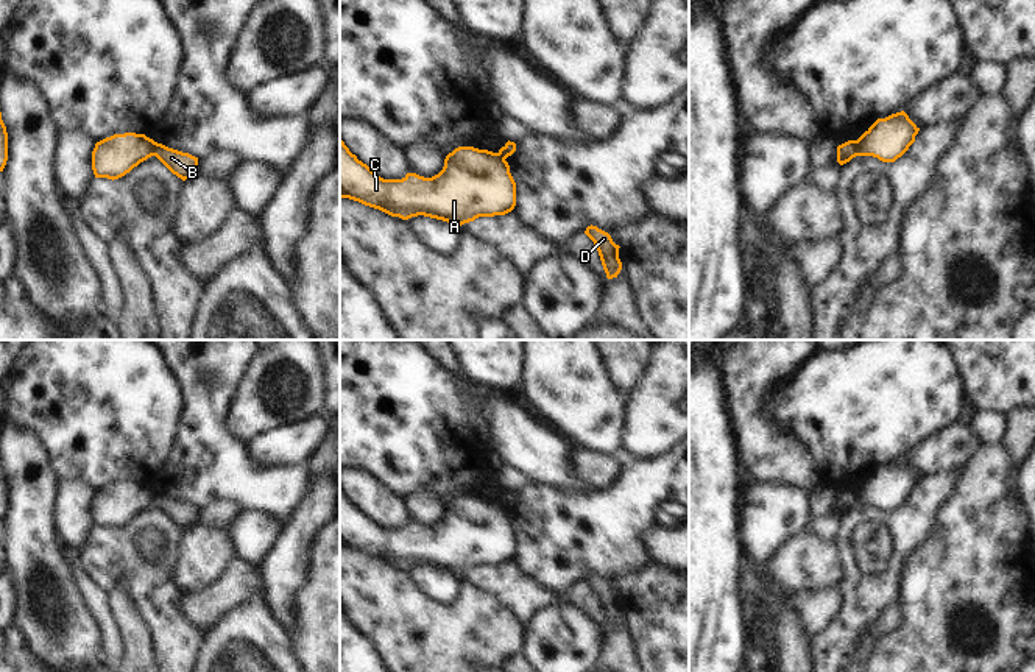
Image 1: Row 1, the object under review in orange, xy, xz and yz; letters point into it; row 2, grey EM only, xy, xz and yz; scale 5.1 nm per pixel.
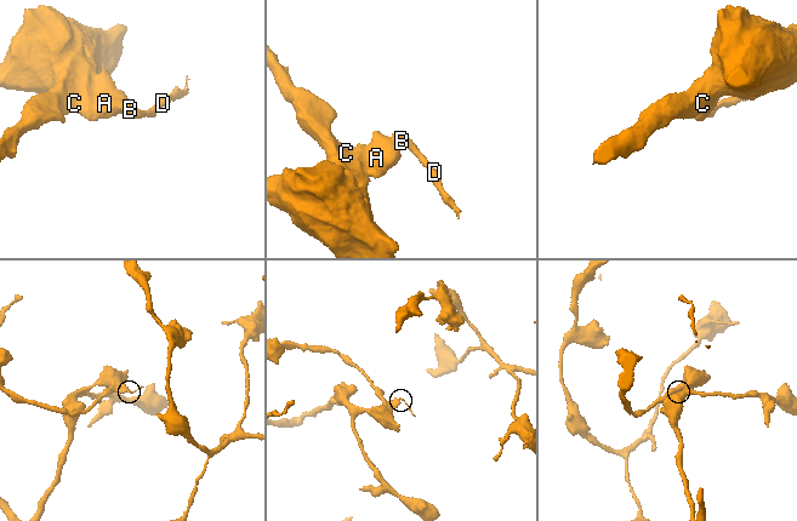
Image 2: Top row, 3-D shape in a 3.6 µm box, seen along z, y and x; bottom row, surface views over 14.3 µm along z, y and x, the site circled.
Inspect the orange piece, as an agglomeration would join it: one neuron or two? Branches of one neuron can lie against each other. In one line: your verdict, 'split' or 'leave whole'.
split

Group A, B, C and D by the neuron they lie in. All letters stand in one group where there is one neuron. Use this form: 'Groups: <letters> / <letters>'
Groups: A C / B D

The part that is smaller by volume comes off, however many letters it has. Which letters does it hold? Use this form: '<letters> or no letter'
B, D

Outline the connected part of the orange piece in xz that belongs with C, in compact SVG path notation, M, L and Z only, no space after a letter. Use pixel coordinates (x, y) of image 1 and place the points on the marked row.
M340 137L340 198L359 201L402 220L424 215L460 228L479 217L511 212L516 206L516 182L502 156L474 147L455 148L446 156L443 170L432 178L407 173L402 179L383 179L359 161Z

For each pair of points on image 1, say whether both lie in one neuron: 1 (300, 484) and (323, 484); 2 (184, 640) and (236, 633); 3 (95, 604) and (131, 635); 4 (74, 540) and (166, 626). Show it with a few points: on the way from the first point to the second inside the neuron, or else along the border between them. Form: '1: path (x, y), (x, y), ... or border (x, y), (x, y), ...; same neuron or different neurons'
1: border (306, 463), (310, 473), (310, 491), (292, 515); different neurons
2: border (208, 629), (197, 655); different neurons
3: border (106, 593), (106, 607), (122, 638), (123, 655); different neurons
4: border (94, 526), (88, 543), (75, 555); different neurons

